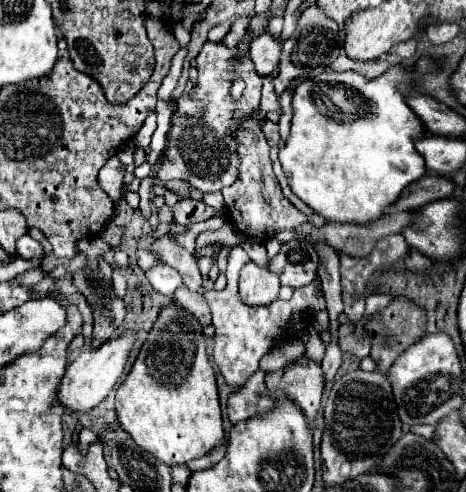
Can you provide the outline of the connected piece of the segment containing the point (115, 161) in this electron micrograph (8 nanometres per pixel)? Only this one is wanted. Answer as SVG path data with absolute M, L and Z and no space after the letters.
M113 155L99 171L99 185L109 193L109 197L117 203L121 197L121 187L123 187L123 175L125 167L121 165L119 157Z

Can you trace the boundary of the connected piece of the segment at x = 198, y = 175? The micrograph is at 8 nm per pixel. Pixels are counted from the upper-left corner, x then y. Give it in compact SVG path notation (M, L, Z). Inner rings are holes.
M207 43L197 55L197 71L199 71L199 87L189 95L177 99L177 113L171 121L169 131L169 147L165 151L165 161L157 171L161 183L181 179L201 193L221 191L223 187L235 183L239 169L239 155L235 151L235 141L231 133L237 129L235 121L255 113L259 109L261 85L263 79L253 69L249 57L239 61L231 61L235 57L235 49L223 47L223 43ZM235 77L245 81L245 93L239 101L229 97L229 87Z

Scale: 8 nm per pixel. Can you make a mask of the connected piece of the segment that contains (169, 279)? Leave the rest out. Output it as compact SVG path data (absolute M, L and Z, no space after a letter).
M163 263L151 267L145 275L147 275L149 283L153 285L153 289L159 291L161 295L167 295L167 297L173 295L175 289L179 289L183 285L181 273L169 265L163 265Z

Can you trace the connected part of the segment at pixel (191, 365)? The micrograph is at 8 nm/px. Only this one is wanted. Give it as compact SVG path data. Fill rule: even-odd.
M177 303L161 311L115 401L117 419L133 441L169 467L185 465L223 445L221 405L203 329Z

